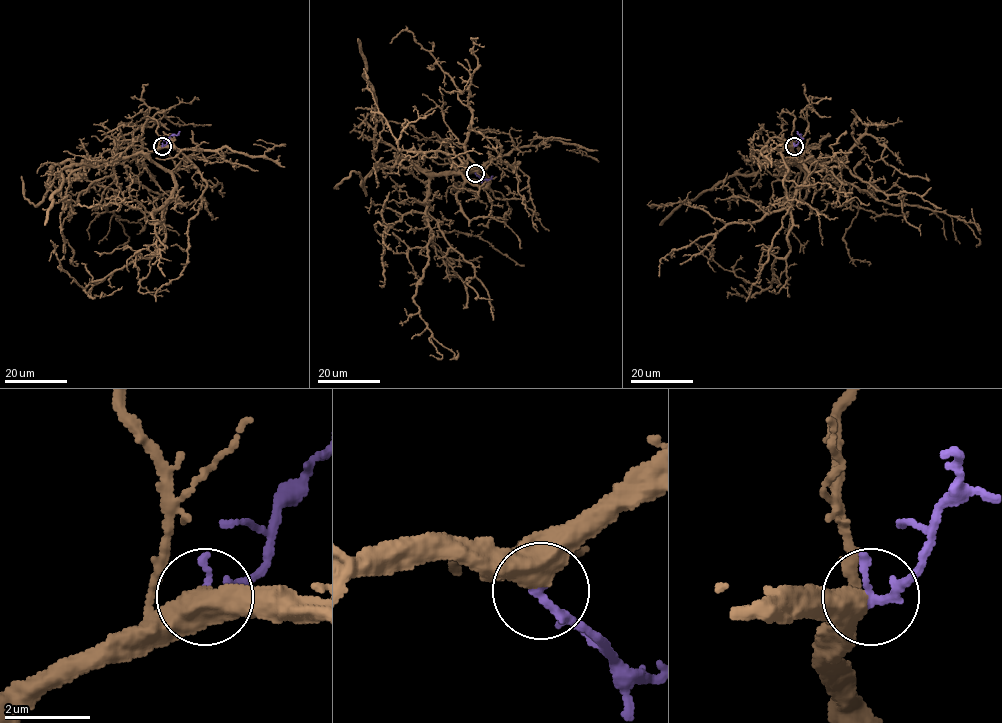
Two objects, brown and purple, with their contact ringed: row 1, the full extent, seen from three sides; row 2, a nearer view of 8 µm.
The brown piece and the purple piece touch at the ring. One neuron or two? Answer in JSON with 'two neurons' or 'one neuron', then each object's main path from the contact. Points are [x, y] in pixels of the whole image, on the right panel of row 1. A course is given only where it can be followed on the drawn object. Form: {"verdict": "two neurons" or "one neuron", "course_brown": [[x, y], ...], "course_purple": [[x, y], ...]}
{"verdict": "one neuron", "course_brown": [[793, 146], [808, 180], [790, 207], [790, 252], [772, 263], [768, 287], [761, 289], [738, 278], [689, 240]], "course_purple": [[794, 146], [801, 136], [797, 131]]}

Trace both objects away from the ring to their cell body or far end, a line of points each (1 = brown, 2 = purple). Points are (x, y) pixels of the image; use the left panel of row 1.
1: (162, 146), (148, 156), (175, 189), (163, 207), (165, 240), (149, 258), (85, 289), (50, 240)
2: (162, 146), (179, 131)

